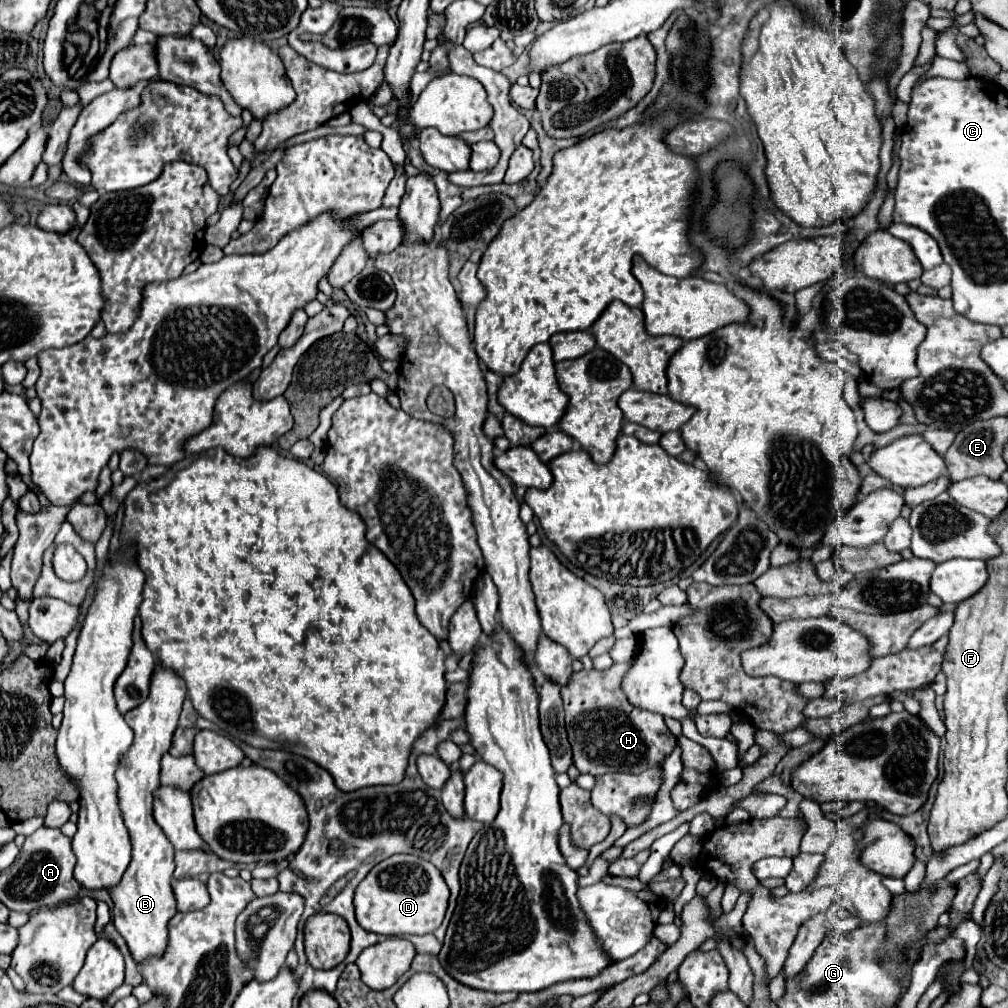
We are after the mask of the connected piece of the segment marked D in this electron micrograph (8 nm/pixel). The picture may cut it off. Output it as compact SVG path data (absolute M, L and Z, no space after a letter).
M397 853L377 863L355 891L355 915L363 929L379 935L427 935L433 933L447 911L449 887L439 869L417 855Z

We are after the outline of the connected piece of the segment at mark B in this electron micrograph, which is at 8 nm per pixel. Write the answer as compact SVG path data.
M157 663L147 701L123 715L127 725L135 733L135 741L129 753L125 755L125 765L121 765L121 769L117 771L117 781L119 781L121 811L131 835L133 853L131 853L131 863L123 873L121 881L109 887L107 891L113 899L115 929L127 941L129 951L137 963L141 963L145 957L161 955L165 951L167 923L169 923L169 917L177 913L175 897L171 889L173 869L175 869L173 845L169 845L169 839L165 837L165 833L161 833L161 827L153 819L153 799L155 799L155 791L161 787L159 763L161 763L161 757L171 747L171 739L177 729L185 693L187 693L185 683L181 683L181 679L173 671L161 669Z

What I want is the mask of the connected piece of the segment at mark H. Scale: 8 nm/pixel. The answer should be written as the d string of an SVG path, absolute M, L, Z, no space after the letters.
M615 663L605 671L577 671L569 683L561 687L573 765L581 773L595 777L609 771L641 773L653 765L661 765L677 743L661 715L633 709L633 705L625 701L625 693L621 693L625 669L629 669L629 663Z

